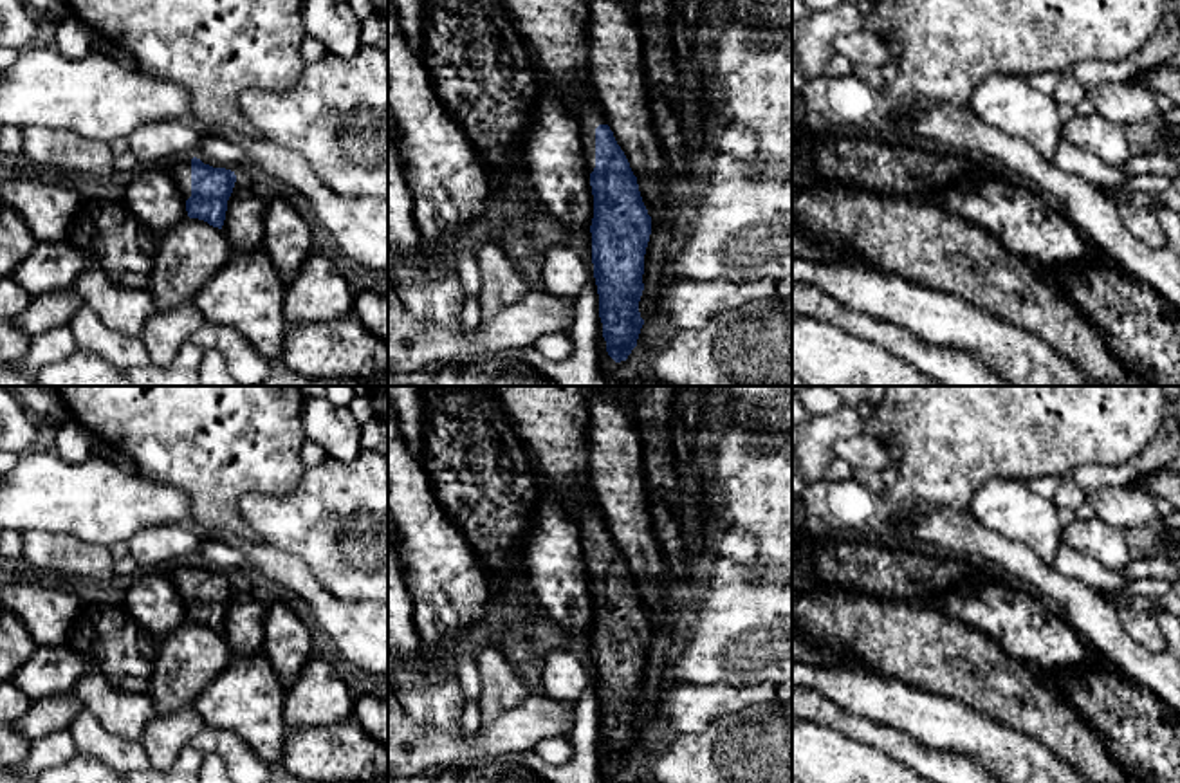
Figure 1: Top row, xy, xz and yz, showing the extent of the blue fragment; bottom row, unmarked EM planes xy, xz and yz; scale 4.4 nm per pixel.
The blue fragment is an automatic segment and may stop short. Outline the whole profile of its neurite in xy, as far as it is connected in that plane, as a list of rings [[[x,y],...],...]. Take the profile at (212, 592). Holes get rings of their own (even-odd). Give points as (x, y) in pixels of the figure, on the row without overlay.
[[[177,563],[168,574],[186,604],[189,622],[198,622],[222,633],[227,604],[233,597],[236,579],[226,572],[213,572],[200,563]]]

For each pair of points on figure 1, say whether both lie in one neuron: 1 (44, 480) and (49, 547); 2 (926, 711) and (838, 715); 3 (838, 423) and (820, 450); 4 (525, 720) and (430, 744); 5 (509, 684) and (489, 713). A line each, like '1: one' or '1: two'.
1: two
2: two
3: one
4: one
5: one

